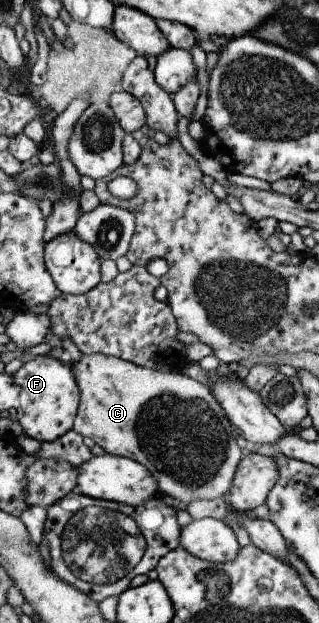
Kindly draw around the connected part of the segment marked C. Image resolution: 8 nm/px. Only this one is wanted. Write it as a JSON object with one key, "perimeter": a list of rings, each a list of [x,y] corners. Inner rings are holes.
{"perimeter":[[[99,354],[88,356],[81,355],[78,362],[70,363],[75,378],[79,384],[79,409],[78,415],[75,418],[72,430],[80,437],[90,438],[94,444],[98,445],[107,454],[124,456],[130,458],[133,462],[138,462],[148,470],[148,474],[154,478],[156,482],[156,490],[160,496],[170,496],[179,502],[189,503],[196,500],[214,500],[215,498],[224,498],[230,490],[232,478],[238,468],[243,455],[241,449],[238,448],[235,442],[237,429],[231,425],[226,419],[224,410],[220,404],[212,397],[206,385],[202,385],[188,376],[183,376],[180,372],[174,373],[171,371],[161,372],[161,370],[153,370],[147,367],[131,364],[130,362],[122,361],[120,358],[112,358]]]}

